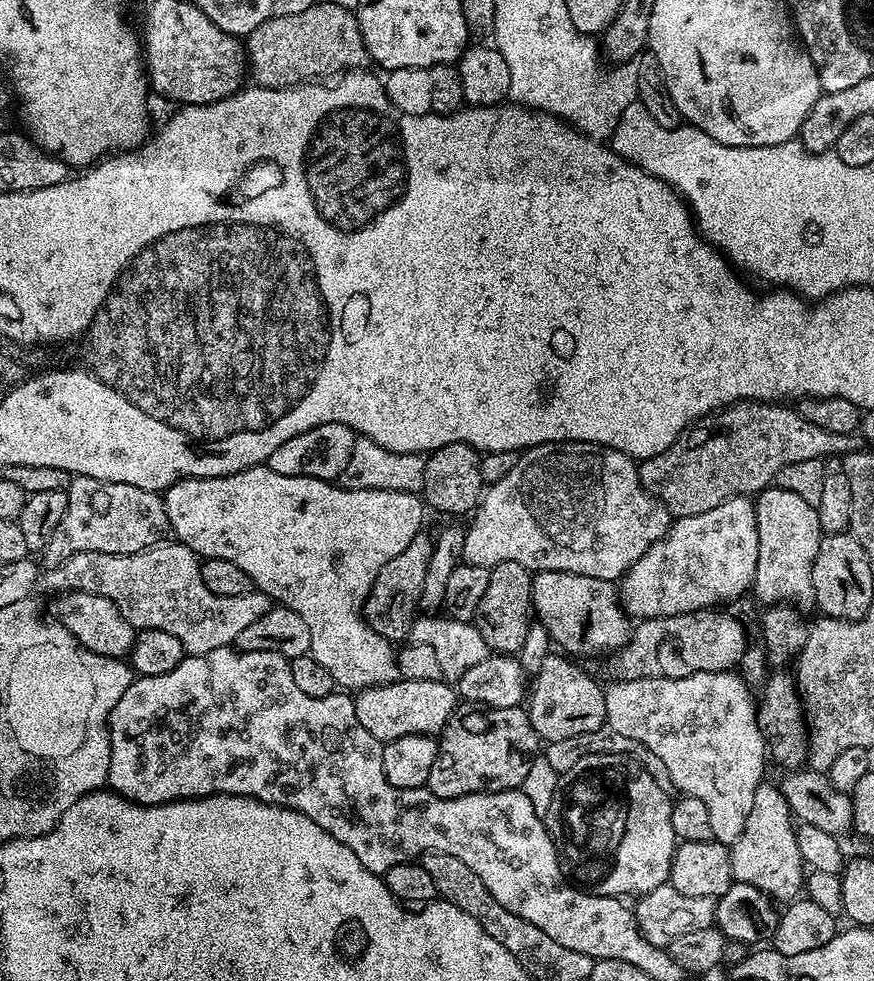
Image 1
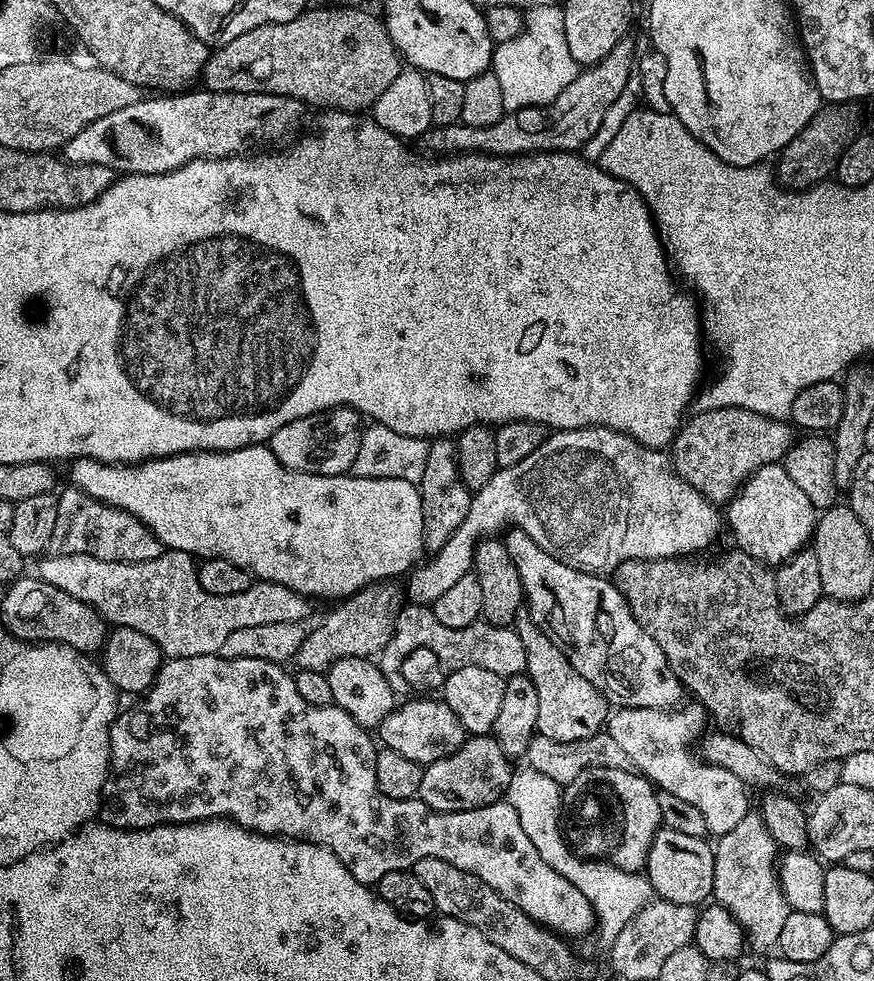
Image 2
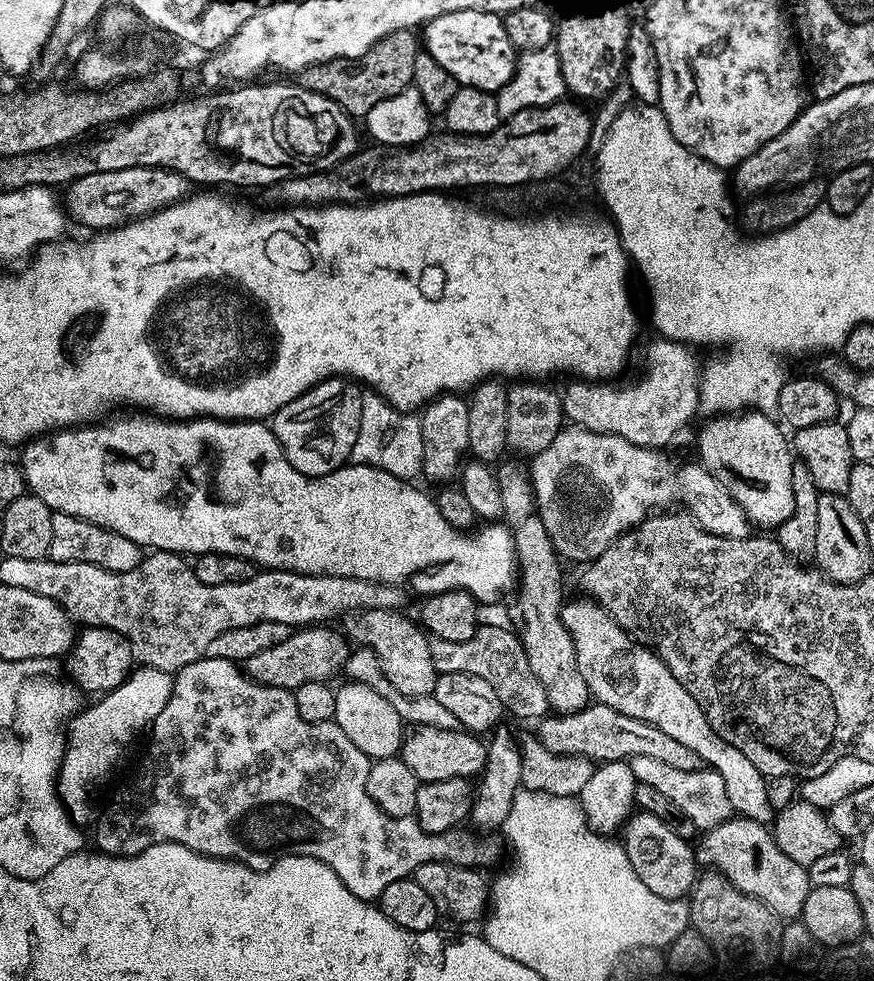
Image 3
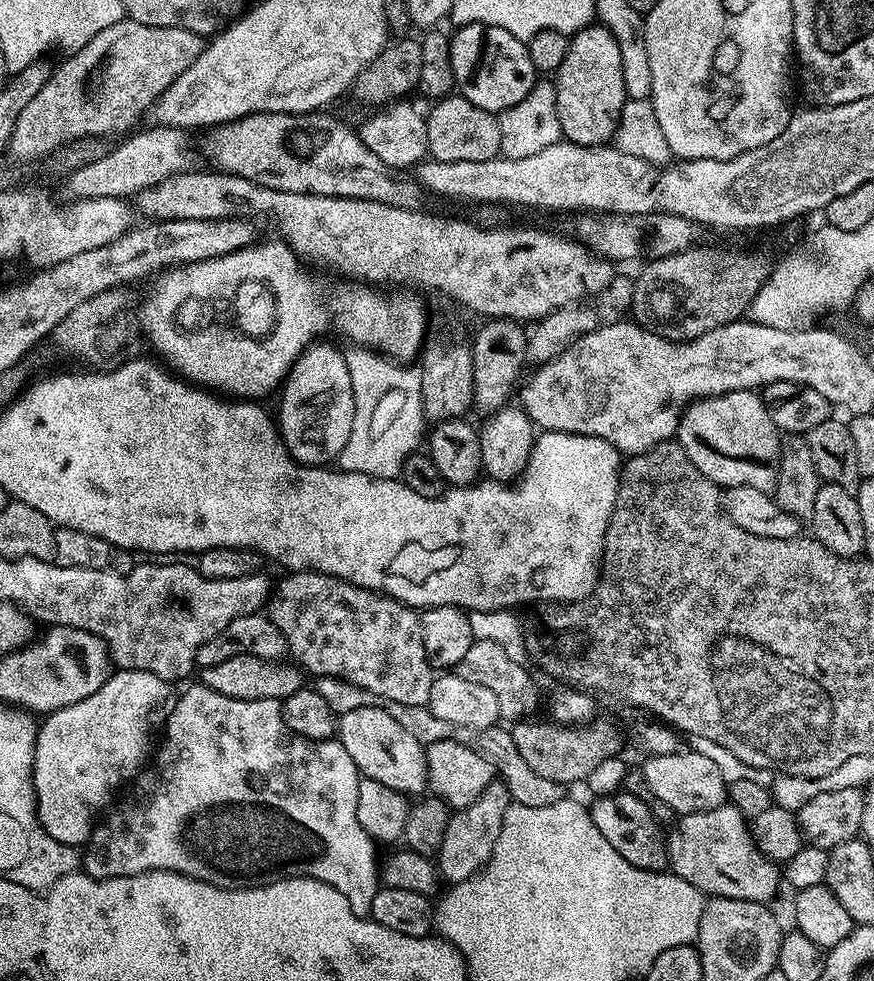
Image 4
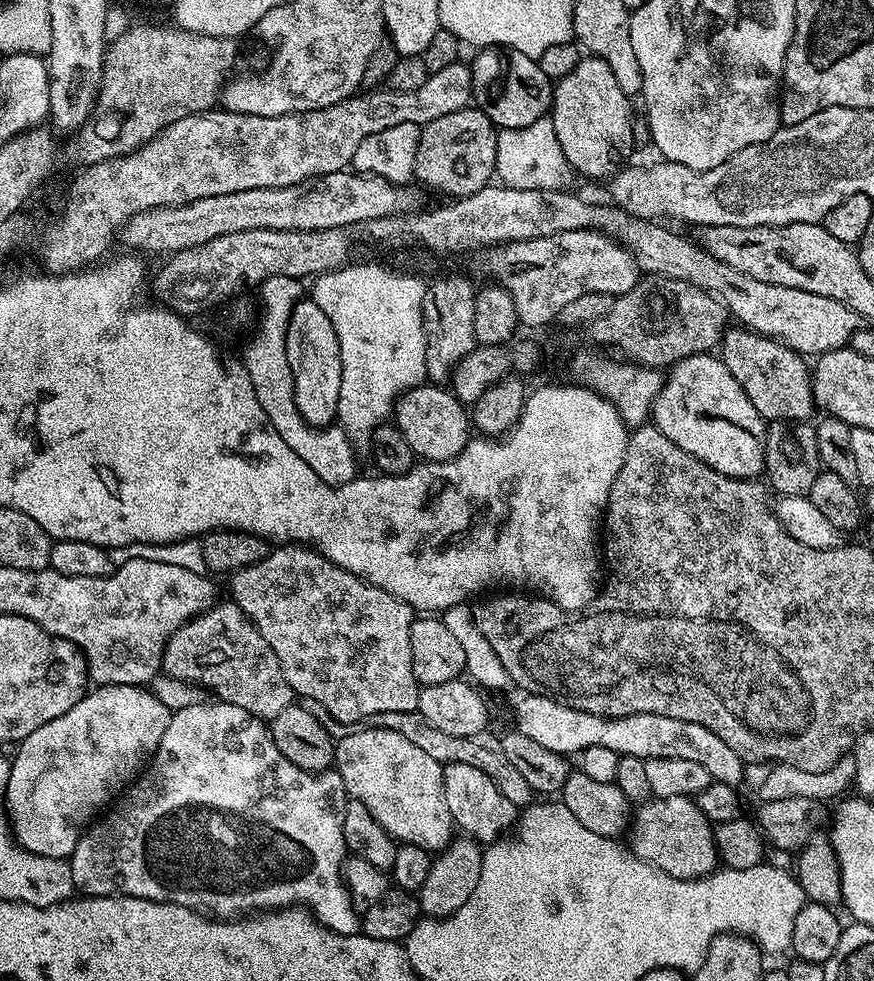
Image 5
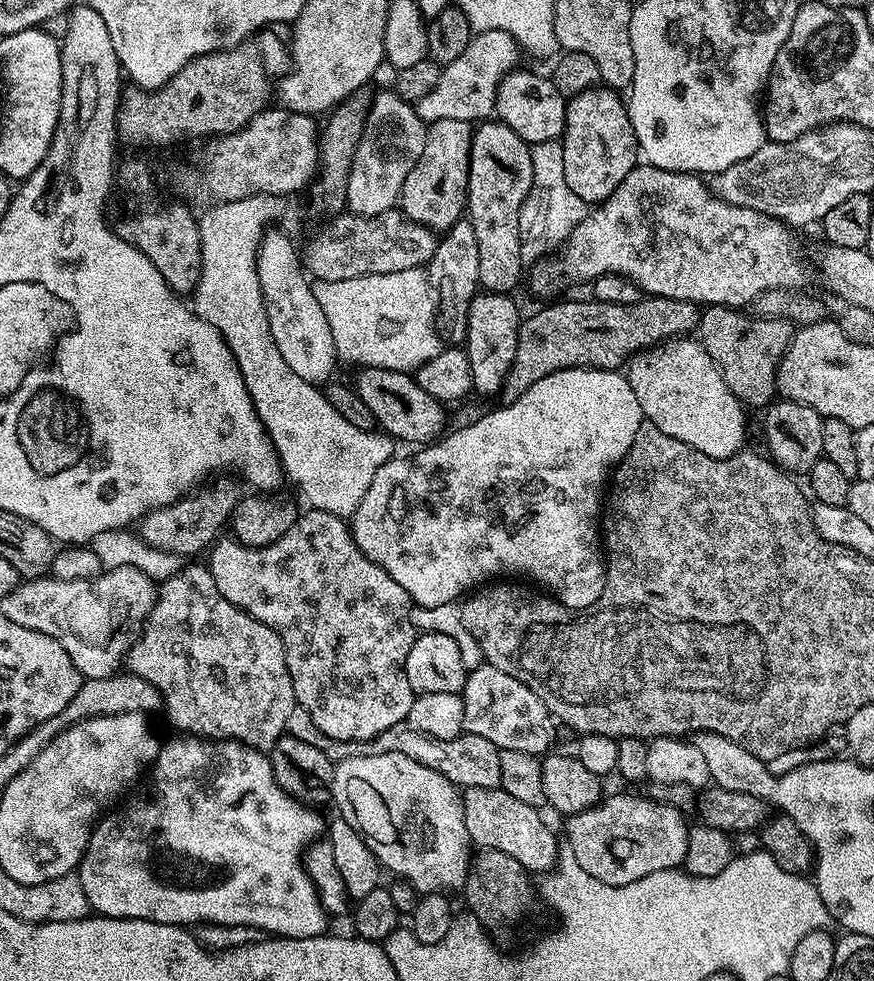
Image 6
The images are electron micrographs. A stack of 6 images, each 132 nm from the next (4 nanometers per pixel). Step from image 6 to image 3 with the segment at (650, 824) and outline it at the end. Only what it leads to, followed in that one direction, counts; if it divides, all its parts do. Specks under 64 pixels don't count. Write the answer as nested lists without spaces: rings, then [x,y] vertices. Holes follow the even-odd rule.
[[[733,816],[726,822],[705,829],[697,839],[694,851],[701,867],[712,867],[723,873],[744,893],[758,897],[777,917],[796,918],[803,913],[808,891],[813,888],[809,869],[784,853],[767,825]]]

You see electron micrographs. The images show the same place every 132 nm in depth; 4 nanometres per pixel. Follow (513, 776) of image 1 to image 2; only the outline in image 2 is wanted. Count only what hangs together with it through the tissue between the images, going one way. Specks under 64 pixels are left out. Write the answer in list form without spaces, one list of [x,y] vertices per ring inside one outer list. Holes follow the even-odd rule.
[[[469,735],[454,754],[424,768],[418,798],[435,812],[461,812],[490,806],[507,793],[513,771],[513,761],[502,750],[495,736]]]

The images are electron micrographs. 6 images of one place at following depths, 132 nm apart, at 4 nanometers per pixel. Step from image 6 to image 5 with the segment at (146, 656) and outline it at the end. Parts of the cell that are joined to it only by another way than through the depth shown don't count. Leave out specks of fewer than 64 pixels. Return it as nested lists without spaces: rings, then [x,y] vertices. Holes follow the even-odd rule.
[[[231,602],[213,604],[174,633],[164,651],[163,671],[198,684],[211,695],[213,692],[217,701],[242,706],[242,710],[265,722],[294,703],[294,693],[282,674],[282,666],[278,666],[274,650],[270,650],[270,642],[262,638],[247,614]]]

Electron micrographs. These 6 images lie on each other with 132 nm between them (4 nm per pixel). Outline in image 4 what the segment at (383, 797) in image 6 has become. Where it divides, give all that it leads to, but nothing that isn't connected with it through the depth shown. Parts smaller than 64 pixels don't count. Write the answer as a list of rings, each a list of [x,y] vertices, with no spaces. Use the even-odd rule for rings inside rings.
[[[384,707],[352,708],[345,716],[341,715],[338,739],[342,746],[346,746],[346,754],[350,754],[363,779],[382,782],[382,786],[390,786],[390,790],[398,790],[409,798],[419,797],[423,793],[420,791],[428,788],[425,745],[420,744],[410,730],[394,722]]]

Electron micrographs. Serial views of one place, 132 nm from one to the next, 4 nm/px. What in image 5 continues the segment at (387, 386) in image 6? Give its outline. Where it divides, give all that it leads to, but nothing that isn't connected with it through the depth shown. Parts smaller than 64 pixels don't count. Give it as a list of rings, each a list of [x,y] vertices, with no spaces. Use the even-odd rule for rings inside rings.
[[[425,382],[405,392],[396,402],[394,426],[406,438],[413,457],[421,461],[449,460],[470,439],[470,412],[447,387]],[[469,432],[469,433],[468,433]]]

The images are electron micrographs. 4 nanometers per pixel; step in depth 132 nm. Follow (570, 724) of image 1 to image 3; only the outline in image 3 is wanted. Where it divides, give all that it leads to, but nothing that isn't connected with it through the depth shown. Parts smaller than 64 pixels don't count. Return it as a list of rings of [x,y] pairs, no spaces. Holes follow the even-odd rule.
[[[520,458],[508,459],[499,461],[495,474],[504,507],[502,520],[512,534],[518,565],[516,601],[510,604],[512,628],[526,650],[526,662],[530,662],[534,678],[538,678],[538,682],[542,682],[542,690],[546,690],[549,709],[556,714],[577,712],[588,707],[590,693],[586,678],[582,678],[582,670],[578,670],[572,635],[560,617],[565,599],[564,576],[560,573],[562,560],[552,547],[546,526],[542,526],[542,518],[536,513],[536,492],[532,489],[529,465]]]

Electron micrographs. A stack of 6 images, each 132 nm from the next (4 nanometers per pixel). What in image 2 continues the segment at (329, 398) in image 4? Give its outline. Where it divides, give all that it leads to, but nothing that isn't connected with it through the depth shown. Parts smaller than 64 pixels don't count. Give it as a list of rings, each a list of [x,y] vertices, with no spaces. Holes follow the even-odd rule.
[[[327,408],[324,412],[286,422],[282,430],[274,430],[270,447],[274,458],[290,470],[315,476],[342,476],[352,471],[354,458],[358,458],[358,442],[362,442],[360,413],[353,408]]]

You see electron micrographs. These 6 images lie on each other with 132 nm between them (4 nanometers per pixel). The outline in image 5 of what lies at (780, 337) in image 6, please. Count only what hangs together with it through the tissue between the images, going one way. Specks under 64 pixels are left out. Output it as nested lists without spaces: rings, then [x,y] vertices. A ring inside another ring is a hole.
[[[732,326],[725,331],[718,345],[718,355],[730,370],[730,374],[738,378],[738,386],[746,390],[746,398],[750,398],[754,410],[758,410],[758,414],[766,422],[804,422],[809,419],[808,415],[814,412],[816,399],[812,397],[809,361],[790,345],[770,336],[758,336],[743,326]]]

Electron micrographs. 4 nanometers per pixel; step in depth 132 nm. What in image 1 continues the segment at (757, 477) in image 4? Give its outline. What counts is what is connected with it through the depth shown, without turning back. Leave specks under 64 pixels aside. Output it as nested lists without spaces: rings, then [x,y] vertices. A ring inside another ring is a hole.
[[[769,486],[755,497],[758,530],[758,566],[754,574],[754,593],[761,605],[791,602],[801,609],[814,604],[812,567],[822,539],[816,505],[790,494],[790,490]]]

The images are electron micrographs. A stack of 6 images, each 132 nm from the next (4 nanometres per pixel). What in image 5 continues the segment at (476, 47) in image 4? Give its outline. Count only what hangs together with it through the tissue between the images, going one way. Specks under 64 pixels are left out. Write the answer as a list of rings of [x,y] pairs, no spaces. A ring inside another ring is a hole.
[[[481,48],[470,60],[472,69],[472,99],[490,122],[501,128],[521,128],[538,122],[549,115],[552,107],[553,81],[542,74],[539,63],[526,54],[518,54],[513,48]]]

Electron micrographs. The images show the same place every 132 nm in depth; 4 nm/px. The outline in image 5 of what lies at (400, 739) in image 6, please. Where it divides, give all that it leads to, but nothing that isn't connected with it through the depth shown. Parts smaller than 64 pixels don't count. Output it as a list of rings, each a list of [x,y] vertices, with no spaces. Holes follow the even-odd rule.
[[[419,711],[374,714],[370,720],[377,728],[394,730],[398,734],[402,734],[402,738],[410,738],[410,742],[414,742],[414,746],[426,750],[426,754],[430,754],[430,758],[434,758],[442,765],[466,762],[466,766],[478,766],[478,770],[490,774],[490,778],[496,783],[498,790],[502,790],[502,794],[506,794],[506,798],[510,798],[510,802],[514,802],[518,806],[528,806],[533,803],[534,793],[530,782],[526,782],[522,778],[522,774],[518,774],[518,770],[514,770],[514,766],[510,766],[500,745],[499,735],[451,736],[442,734],[442,730],[430,726],[430,722],[426,722],[426,718],[420,715]]]

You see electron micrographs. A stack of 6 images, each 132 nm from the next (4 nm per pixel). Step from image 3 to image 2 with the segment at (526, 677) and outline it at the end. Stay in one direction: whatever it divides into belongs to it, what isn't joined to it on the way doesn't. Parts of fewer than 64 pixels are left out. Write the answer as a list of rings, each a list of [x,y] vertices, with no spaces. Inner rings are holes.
[[[411,602],[405,603],[400,609],[396,622],[398,644],[400,640],[398,652],[401,657],[425,648],[438,654],[438,662],[442,662],[446,670],[462,666],[482,666],[482,670],[494,670],[494,674],[507,678],[521,675],[526,669],[526,646],[522,646],[522,638],[518,638],[515,627],[487,622],[477,622],[461,628],[442,626],[442,622],[434,618],[429,605]]]

